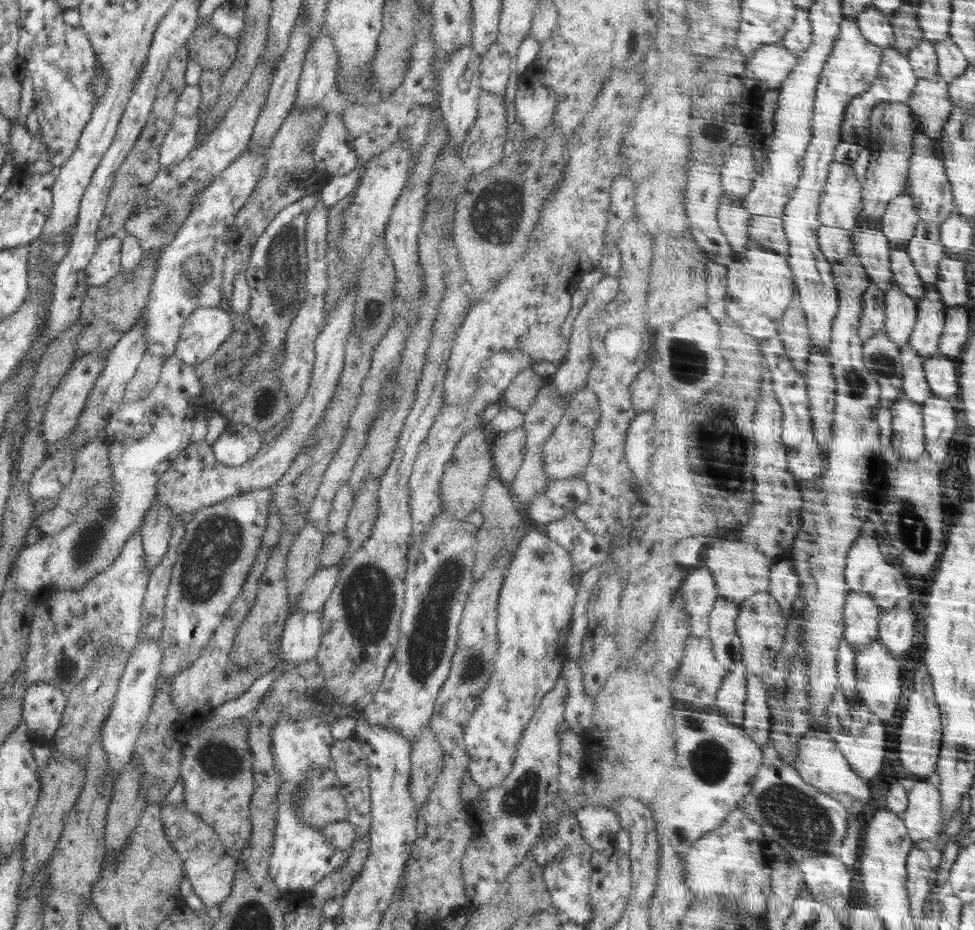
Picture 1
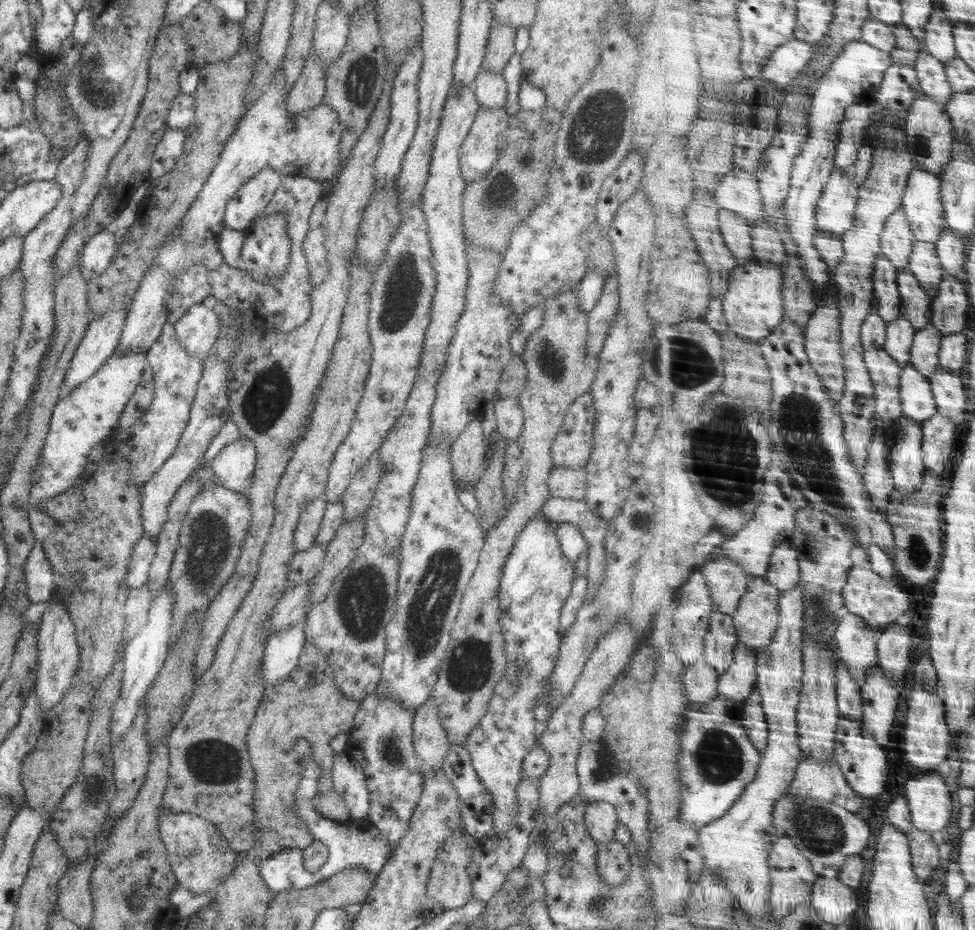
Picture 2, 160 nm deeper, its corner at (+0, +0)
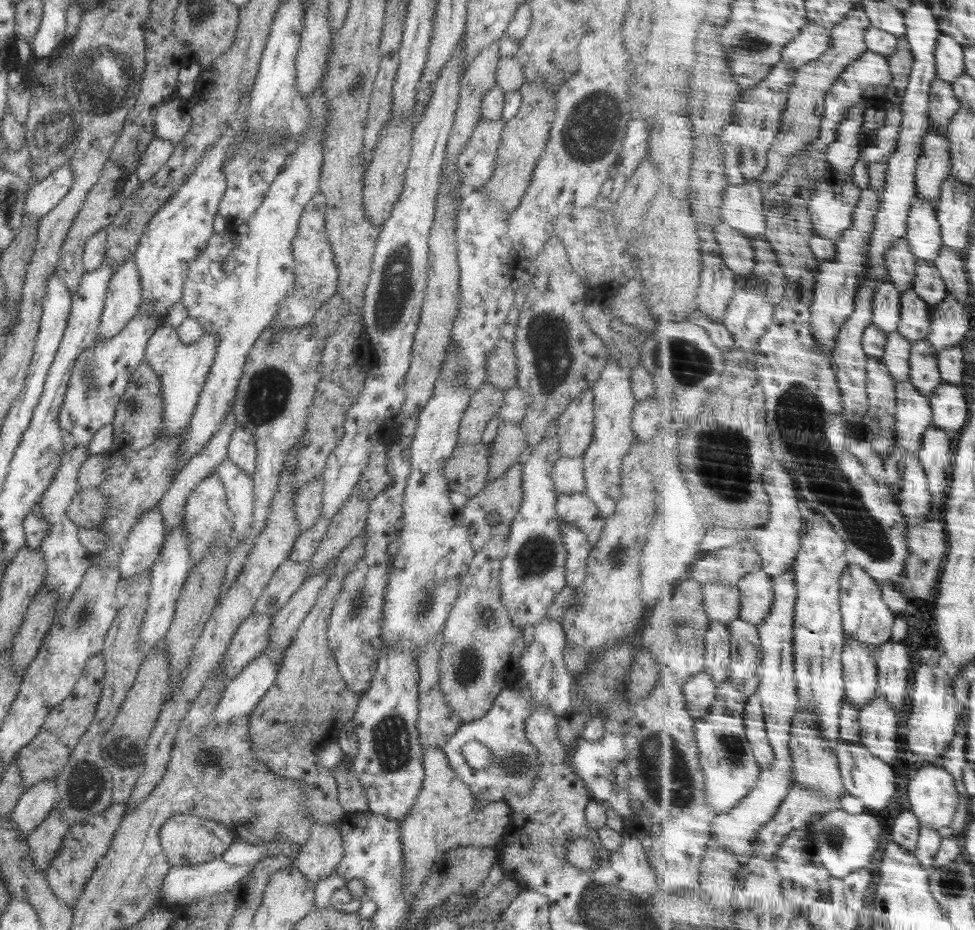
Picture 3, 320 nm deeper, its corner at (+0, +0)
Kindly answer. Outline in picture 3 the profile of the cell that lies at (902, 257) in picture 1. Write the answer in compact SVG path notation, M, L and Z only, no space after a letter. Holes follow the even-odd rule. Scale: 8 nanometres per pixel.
M913 288L903 293L903 315L899 331L913 344L929 338L933 326L933 307Z

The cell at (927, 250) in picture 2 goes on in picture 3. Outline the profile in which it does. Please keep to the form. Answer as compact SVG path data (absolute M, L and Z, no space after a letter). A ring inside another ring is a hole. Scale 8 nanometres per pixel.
M917 258L917 262L917 280L914 289L934 308L949 297L949 287L941 270L935 264L936 261Z

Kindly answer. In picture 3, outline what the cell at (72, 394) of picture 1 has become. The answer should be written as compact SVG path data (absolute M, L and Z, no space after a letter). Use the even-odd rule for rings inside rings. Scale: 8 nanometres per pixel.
M126 259L110 279L95 343L115 337L139 311L143 300L135 259Z

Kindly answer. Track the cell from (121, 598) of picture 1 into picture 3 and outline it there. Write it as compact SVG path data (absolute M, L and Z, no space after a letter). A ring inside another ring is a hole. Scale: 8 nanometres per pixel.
M158 507L142 514L124 543L119 562L119 574L126 580L140 572L150 572L164 544L165 526Z

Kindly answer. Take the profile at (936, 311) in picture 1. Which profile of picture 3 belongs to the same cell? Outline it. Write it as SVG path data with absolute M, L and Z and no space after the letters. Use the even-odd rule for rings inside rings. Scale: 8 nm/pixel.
M929 339L913 345L911 357L911 381L928 398L933 398L938 387L944 382L941 373L939 353Z

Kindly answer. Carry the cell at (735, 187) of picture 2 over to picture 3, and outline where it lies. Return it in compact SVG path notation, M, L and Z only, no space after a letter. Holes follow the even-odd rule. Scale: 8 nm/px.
M749 182L738 186L729 185L724 193L720 209L723 222L742 230L751 239L767 234L765 192L760 184Z

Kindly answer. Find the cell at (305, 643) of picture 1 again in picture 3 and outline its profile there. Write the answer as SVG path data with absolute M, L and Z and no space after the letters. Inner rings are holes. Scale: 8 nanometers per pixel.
M267 650L249 662L236 678L228 681L222 691L221 699L214 709L214 721L218 725L226 725L239 717L249 716L262 697L272 688L285 650Z

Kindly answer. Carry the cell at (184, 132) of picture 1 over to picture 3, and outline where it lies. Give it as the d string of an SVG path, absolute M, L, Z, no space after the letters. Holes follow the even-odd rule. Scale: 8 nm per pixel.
M155 137L150 141L137 162L138 166L135 170L137 179L143 183L152 178L168 158L170 158L170 155L174 152L174 147L173 142L164 138Z

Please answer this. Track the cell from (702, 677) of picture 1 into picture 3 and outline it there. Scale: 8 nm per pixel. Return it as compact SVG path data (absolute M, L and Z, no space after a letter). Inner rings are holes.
M705 669L702 674L694 674L690 682L685 684L686 698L690 700L690 714L708 716L718 698L719 687L712 674Z

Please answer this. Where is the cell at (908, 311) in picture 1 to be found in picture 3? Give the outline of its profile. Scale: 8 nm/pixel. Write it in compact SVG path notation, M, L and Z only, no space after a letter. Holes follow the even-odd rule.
M899 330L889 335L884 361L898 382L911 380L913 345Z

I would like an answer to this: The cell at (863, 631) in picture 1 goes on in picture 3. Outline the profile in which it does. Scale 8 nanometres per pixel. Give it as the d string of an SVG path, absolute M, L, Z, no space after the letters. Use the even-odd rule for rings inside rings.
M848 638L843 661L847 698L858 710L869 705L879 692L880 647Z

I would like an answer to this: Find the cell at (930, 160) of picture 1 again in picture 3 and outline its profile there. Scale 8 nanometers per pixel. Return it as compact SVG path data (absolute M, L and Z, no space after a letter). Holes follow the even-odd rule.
M919 194L909 216L907 238L913 246L913 253L926 261L936 261L944 247L942 223L938 211L938 206Z

